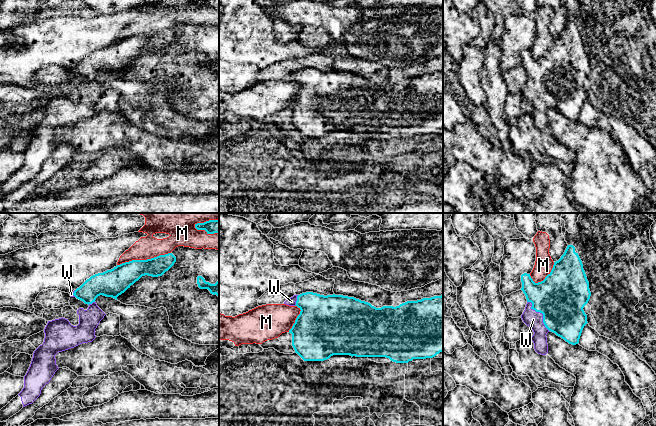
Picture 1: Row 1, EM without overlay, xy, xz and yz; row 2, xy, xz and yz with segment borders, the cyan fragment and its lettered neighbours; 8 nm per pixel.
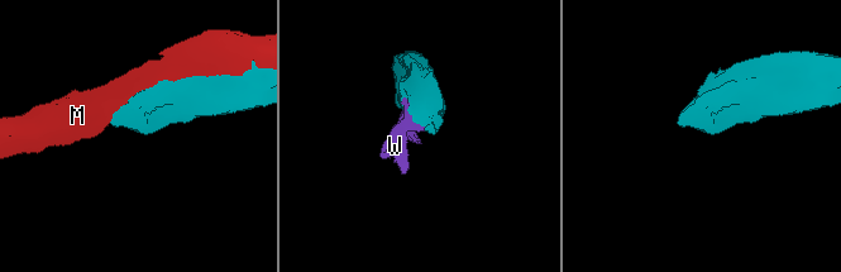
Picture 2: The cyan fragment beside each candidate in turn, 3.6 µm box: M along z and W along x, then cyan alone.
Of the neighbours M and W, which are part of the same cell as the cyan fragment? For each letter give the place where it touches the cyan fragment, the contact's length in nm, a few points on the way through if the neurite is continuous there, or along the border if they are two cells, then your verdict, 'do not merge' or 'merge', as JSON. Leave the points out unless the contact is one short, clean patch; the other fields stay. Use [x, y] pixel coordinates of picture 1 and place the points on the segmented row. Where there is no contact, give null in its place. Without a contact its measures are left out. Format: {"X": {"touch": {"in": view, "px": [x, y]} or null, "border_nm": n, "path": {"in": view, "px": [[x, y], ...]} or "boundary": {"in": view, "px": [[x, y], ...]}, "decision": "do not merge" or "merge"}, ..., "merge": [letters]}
{"M": {"touch": {"in": "xy", "px": [143, 260]}, "border_nm": 440, "decision": "do not merge"}, "W": {"touch": {"in": "yz", "px": [541, 312]}, "border_nm": 300, "decision": "merge"}, "merge": ["W"]}

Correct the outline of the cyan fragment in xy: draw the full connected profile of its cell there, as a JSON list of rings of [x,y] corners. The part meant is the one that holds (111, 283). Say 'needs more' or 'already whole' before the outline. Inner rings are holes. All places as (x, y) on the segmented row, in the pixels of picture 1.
needs more; [[[172,253],[147,260],[125,262],[111,270],[91,276],[70,293],[71,297],[88,304],[88,309],[77,310],[79,315],[77,326],[71,325],[68,319],[63,317],[48,321],[44,329],[44,342],[34,351],[30,367],[24,376],[24,388],[0,410],[0,422],[8,420],[40,396],[42,388],[59,369],[55,359],[58,352],[92,342],[96,338],[95,329],[106,315],[95,302],[98,296],[103,295],[117,300],[119,295],[142,276],[162,276],[175,262],[176,257]]]

